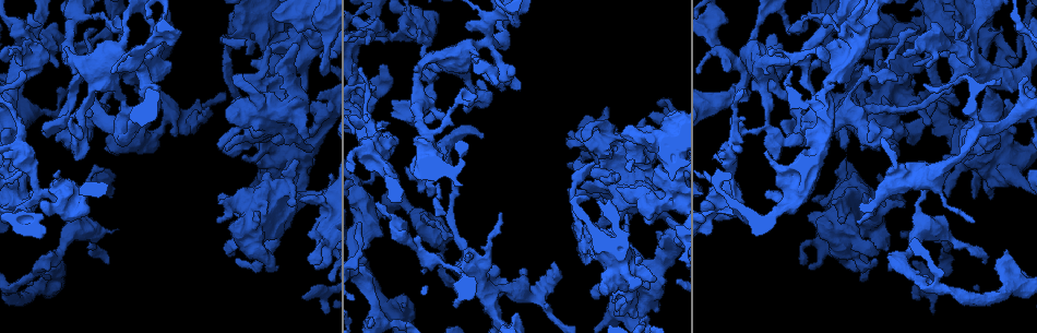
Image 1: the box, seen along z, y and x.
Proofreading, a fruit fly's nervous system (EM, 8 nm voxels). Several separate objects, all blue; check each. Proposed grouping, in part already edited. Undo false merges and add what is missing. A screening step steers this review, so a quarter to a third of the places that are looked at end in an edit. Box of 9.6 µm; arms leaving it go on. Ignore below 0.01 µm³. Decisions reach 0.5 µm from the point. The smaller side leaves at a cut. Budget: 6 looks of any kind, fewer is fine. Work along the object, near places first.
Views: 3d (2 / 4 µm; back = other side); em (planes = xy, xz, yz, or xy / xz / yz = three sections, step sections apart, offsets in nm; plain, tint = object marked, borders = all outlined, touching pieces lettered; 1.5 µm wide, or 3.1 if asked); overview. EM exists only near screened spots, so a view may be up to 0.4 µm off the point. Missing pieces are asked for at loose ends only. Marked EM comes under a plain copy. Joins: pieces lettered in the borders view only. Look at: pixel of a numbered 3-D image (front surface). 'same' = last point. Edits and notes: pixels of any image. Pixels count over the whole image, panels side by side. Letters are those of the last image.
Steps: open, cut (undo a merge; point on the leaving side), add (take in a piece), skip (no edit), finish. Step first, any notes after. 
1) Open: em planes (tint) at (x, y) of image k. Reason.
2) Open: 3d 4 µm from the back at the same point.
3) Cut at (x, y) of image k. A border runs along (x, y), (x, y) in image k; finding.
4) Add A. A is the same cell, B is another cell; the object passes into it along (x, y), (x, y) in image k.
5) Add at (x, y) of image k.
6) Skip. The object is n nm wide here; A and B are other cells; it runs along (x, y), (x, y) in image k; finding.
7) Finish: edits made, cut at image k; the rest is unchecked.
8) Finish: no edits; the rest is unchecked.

Open: em planes (borders) at (767, 191) of image 1. An open end.

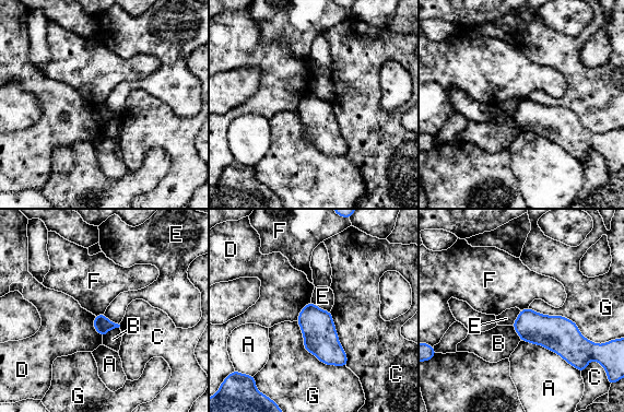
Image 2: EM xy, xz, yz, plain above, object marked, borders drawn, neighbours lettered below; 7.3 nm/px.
Skip. A, B, C, D, E, F and G are other cells; a border runs along (103, 313), (95, 316) in image 2; none of them fits.

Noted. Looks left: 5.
Open: 3d 2 µm at (790, 65) of image 1.

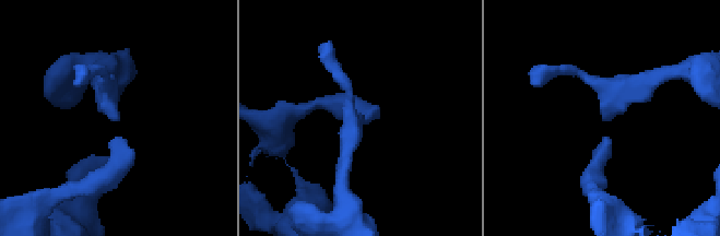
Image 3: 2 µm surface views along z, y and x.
Open: em 3.1 µm planes (borders) at (366, 115) of image 3.

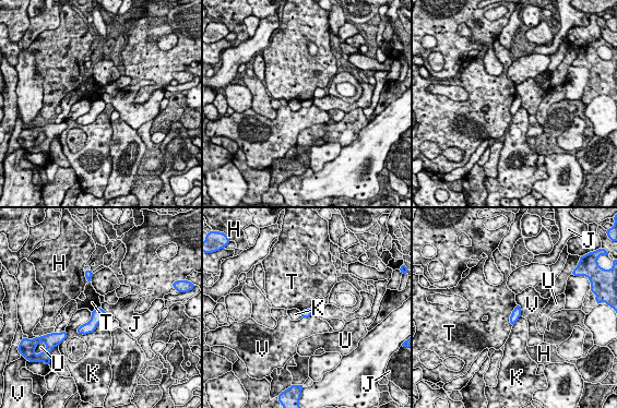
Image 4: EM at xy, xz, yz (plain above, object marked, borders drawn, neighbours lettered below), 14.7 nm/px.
Skip. H, J, K, T, U and V are other cells; a border runs along (517, 304), (510, 316), (511, 325) in image 4; one cell here.

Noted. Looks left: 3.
Open: em planes (borders) at (310, 150) of image 1.

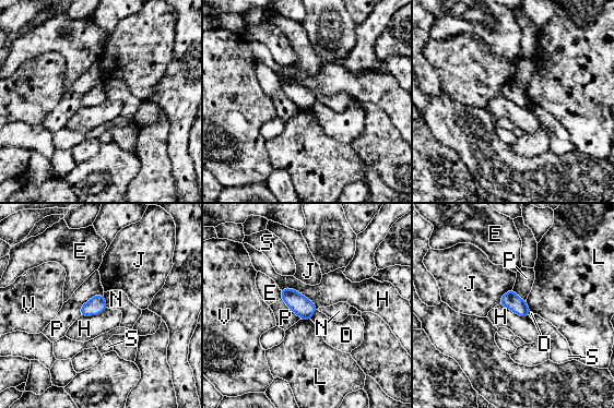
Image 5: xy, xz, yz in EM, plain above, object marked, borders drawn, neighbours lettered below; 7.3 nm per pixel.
Skip. D, E, H, J, L, N, P, S and V are other cells; no lettered piece goes on from it.

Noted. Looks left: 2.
Finish: no edits; the rest is unchecked.

